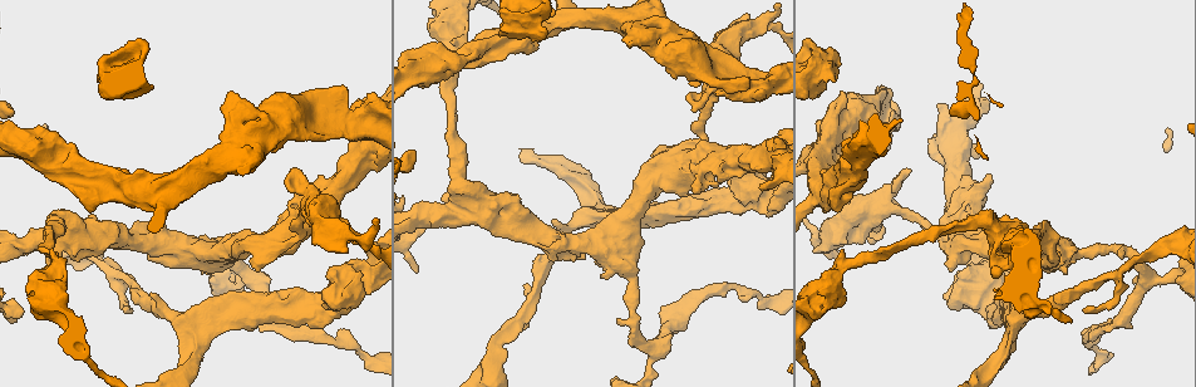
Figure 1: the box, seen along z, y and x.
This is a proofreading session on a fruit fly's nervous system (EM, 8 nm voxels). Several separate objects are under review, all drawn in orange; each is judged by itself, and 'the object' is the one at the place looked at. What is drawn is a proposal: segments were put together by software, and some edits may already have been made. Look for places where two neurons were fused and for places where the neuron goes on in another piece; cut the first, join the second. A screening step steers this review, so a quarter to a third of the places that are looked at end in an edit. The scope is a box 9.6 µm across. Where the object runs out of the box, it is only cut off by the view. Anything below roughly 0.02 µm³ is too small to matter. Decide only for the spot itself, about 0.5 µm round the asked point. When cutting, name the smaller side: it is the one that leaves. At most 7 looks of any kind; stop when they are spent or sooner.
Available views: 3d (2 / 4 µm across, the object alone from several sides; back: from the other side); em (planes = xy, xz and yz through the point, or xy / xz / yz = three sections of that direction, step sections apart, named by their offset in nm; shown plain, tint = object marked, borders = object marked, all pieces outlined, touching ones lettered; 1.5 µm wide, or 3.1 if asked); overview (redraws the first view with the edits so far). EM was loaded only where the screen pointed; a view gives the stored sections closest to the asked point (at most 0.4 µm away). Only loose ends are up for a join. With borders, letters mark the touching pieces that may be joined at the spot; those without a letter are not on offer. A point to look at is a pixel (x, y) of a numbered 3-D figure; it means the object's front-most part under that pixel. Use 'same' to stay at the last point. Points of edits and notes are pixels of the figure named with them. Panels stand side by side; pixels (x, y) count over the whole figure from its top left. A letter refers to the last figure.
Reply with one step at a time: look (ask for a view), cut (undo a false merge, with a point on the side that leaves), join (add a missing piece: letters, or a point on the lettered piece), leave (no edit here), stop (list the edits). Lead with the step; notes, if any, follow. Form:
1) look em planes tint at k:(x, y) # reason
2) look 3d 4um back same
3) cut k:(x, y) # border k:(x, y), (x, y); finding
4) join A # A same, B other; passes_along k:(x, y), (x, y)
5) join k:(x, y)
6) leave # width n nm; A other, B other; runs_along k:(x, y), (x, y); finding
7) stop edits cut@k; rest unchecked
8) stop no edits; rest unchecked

look em planes borders at 1:(655, 346) # three arms meet

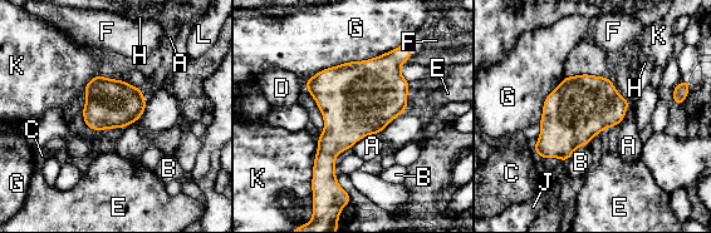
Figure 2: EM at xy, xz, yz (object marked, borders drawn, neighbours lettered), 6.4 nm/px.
leave # width 400 nm; A other, B other, C other, D other, E other, F other, G other, H other, J other, K other, L other; border 2:(403, 41), (305, 82); one neuron here

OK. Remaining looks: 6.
look em planes borders at 1:(122, 274) # sharp bend

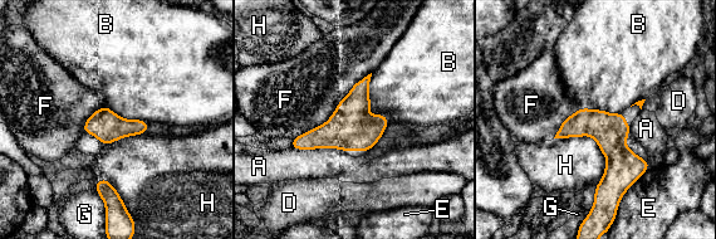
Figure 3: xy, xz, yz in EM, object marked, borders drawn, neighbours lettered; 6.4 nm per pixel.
leave # width 200 nm; A other, B other, D other, E other, F other, G other, H other; border 3:(371, 73), (368, 112), (388, 123); one neuron here

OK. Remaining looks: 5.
look em planes borders at 1:(832, 79) # thick end

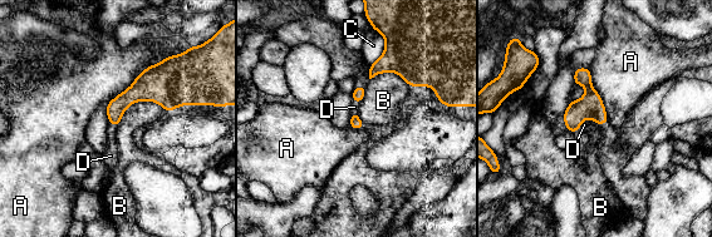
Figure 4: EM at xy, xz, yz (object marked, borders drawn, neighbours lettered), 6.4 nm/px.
join D # A other, B other, C other, D same; passes_along 4:(590, 105), (580, 123), (584, 124); it goes on there

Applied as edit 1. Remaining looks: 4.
stop edits join@4; rest unchecked

